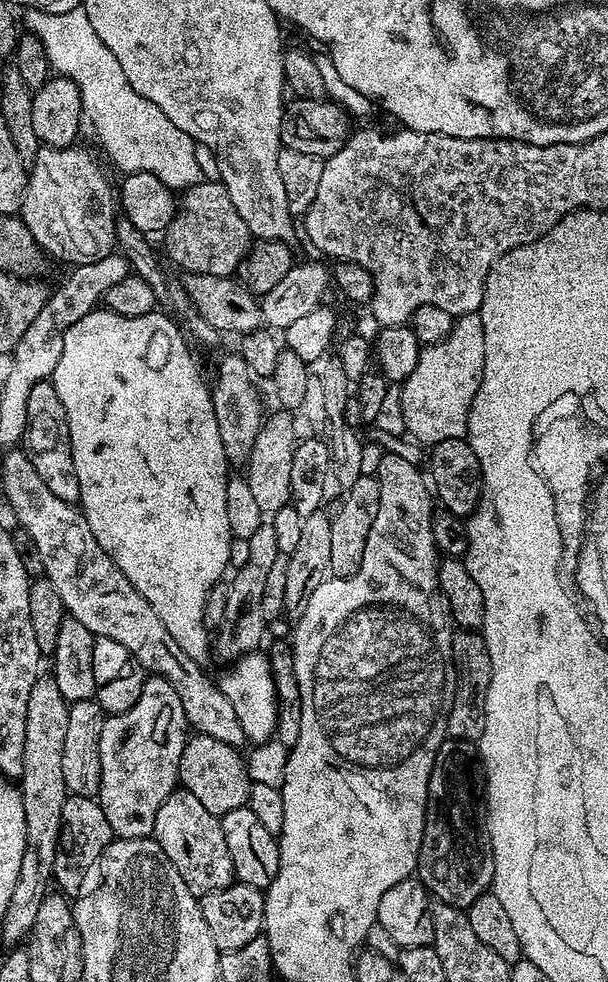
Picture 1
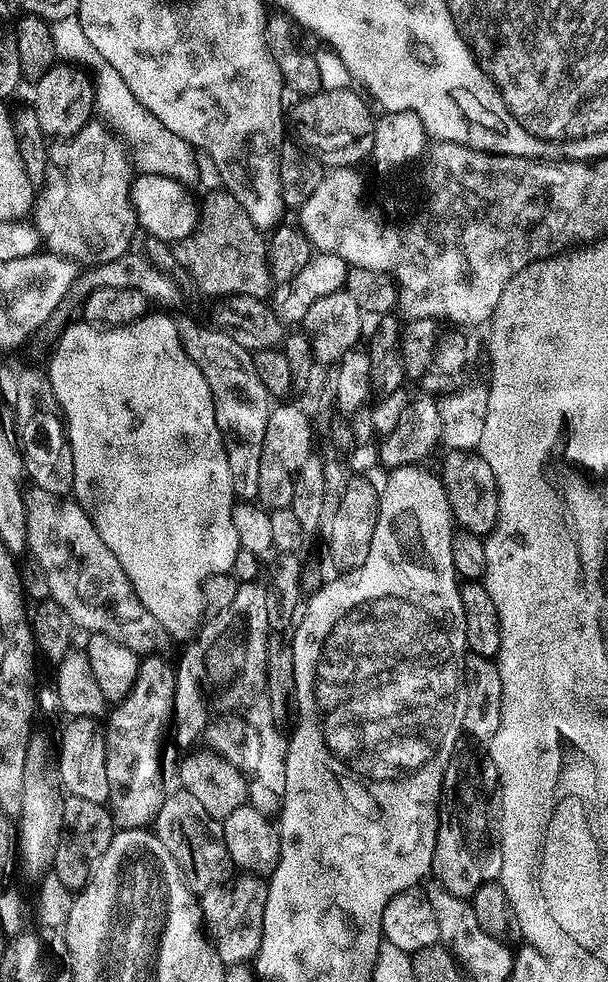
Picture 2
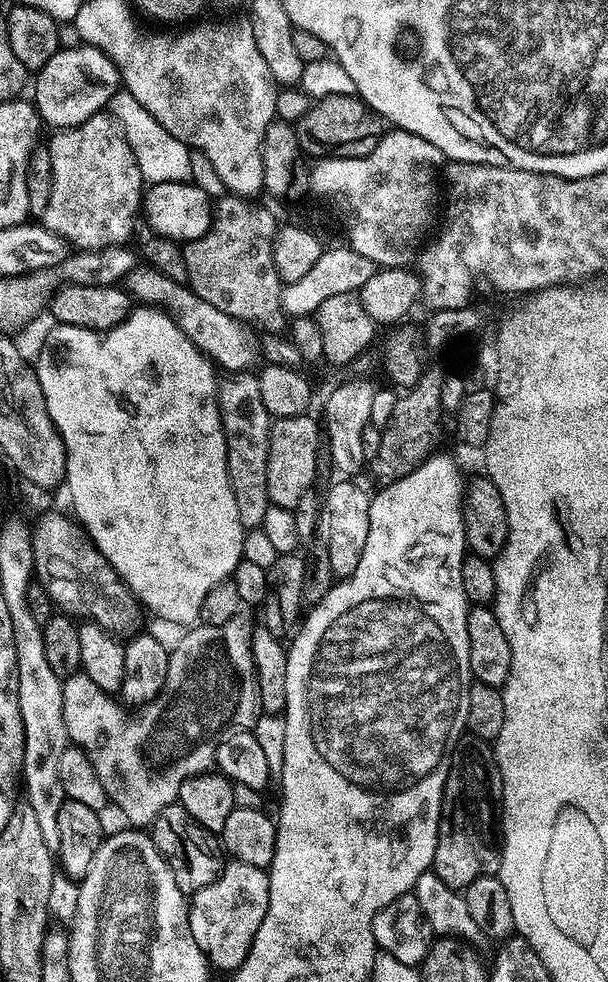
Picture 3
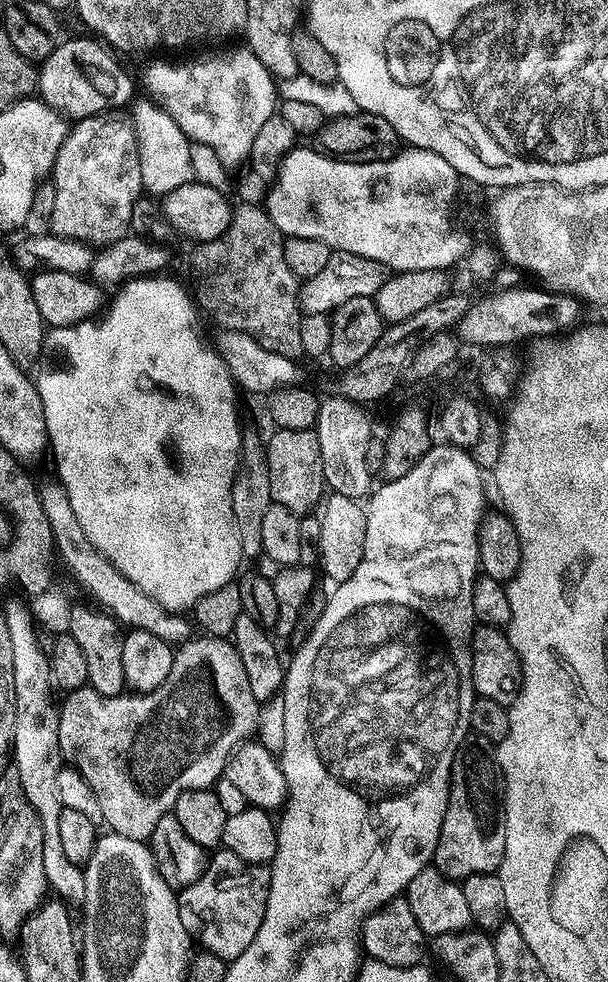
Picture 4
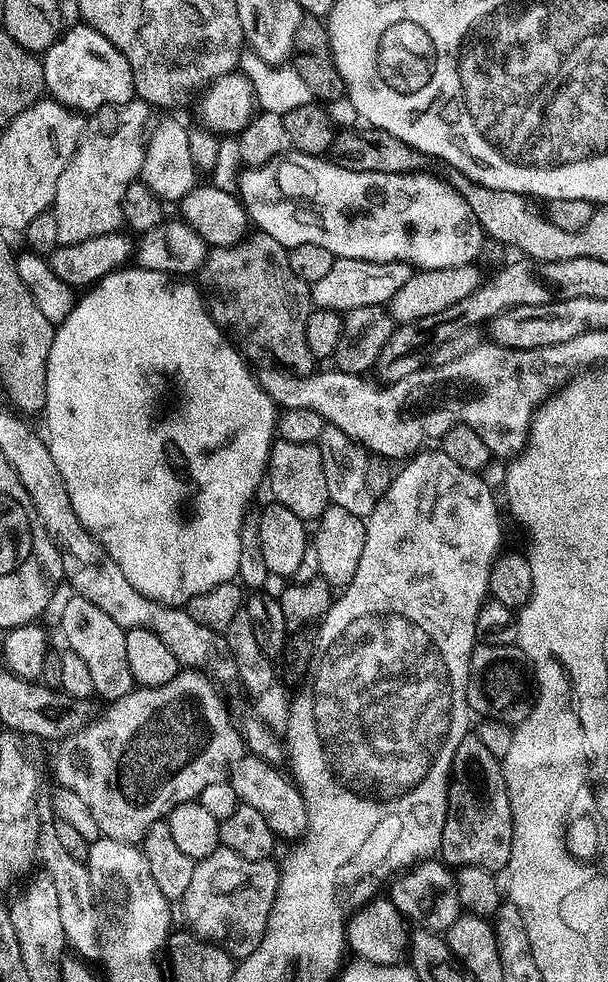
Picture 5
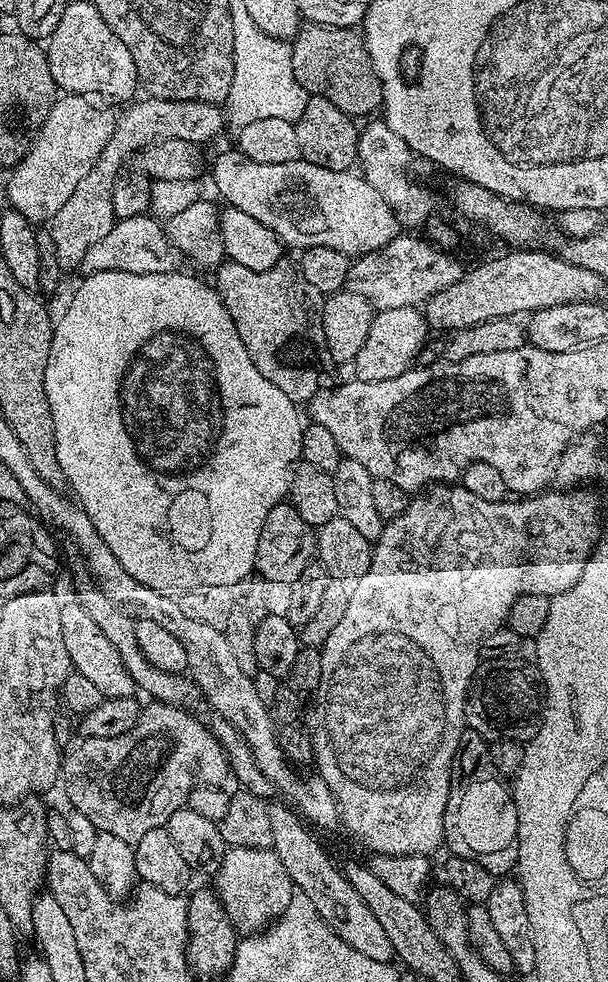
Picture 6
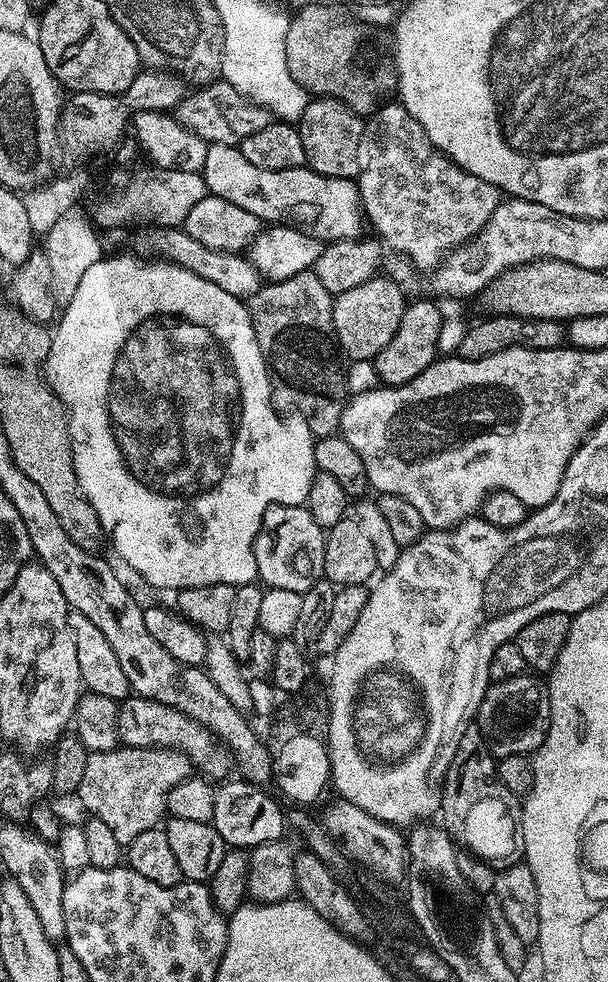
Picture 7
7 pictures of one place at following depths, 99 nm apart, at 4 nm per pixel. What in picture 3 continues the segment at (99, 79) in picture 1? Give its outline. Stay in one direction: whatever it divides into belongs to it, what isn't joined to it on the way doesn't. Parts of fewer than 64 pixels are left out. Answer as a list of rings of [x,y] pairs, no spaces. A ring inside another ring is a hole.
[[[126,90],[117,92],[112,98],[110,112],[115,116],[120,129],[124,131],[126,142],[130,142],[130,150],[134,150],[134,158],[138,162],[138,170],[149,185],[185,182],[191,177],[192,182],[205,190],[213,200],[227,195],[225,183],[218,176],[214,165],[206,158],[205,152],[200,149],[190,150],[187,144],[174,138],[174,134],[170,134],[170,130],[166,130],[166,126],[162,126],[158,118],[154,118],[154,114],[150,114],[150,110],[146,110],[146,106],[142,106],[142,102],[134,98],[134,94]],[[191,172],[192,176],[188,176]]]

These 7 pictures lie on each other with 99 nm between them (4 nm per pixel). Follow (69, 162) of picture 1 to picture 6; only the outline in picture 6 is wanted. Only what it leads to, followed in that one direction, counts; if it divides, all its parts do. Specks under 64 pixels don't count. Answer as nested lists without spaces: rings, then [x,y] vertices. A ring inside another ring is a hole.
[[[153,96],[140,99],[133,99],[125,107],[129,108],[117,115],[116,129],[110,142],[106,142],[106,150],[102,150],[90,174],[86,174],[86,178],[78,182],[78,187],[74,194],[70,194],[66,206],[62,206],[62,210],[58,210],[58,214],[50,222],[58,262],[64,270],[79,266],[82,258],[86,258],[86,250],[90,250],[94,242],[110,234],[112,225],[117,221],[114,202],[111,201],[112,191],[120,169],[129,157],[162,140],[185,140],[191,144],[207,146],[224,128],[221,109],[210,102],[182,102]]]

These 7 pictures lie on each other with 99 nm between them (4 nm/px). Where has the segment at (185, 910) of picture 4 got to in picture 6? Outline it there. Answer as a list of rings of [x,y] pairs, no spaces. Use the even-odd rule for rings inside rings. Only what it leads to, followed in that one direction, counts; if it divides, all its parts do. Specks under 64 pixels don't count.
[[[233,848],[222,858],[222,866],[214,874],[214,891],[226,910],[228,920],[240,934],[263,932],[290,906],[294,885],[282,858],[271,848]]]

